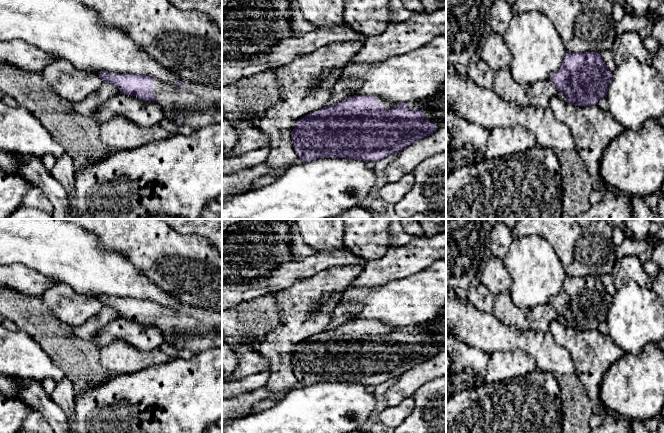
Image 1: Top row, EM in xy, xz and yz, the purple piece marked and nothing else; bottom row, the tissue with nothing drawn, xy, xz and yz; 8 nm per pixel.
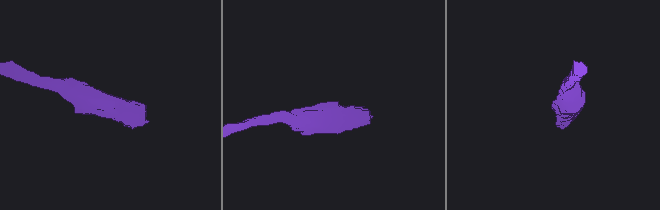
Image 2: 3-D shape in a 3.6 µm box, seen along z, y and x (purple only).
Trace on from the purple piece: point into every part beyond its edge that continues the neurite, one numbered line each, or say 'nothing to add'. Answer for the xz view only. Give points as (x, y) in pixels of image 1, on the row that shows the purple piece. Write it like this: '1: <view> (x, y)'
1: xz (380, 101)

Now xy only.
1: xy (196, 105)

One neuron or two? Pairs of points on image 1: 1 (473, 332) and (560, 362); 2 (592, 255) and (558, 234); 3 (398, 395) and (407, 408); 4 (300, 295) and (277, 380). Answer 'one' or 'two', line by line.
1: one
2: one
3: two
4: one

